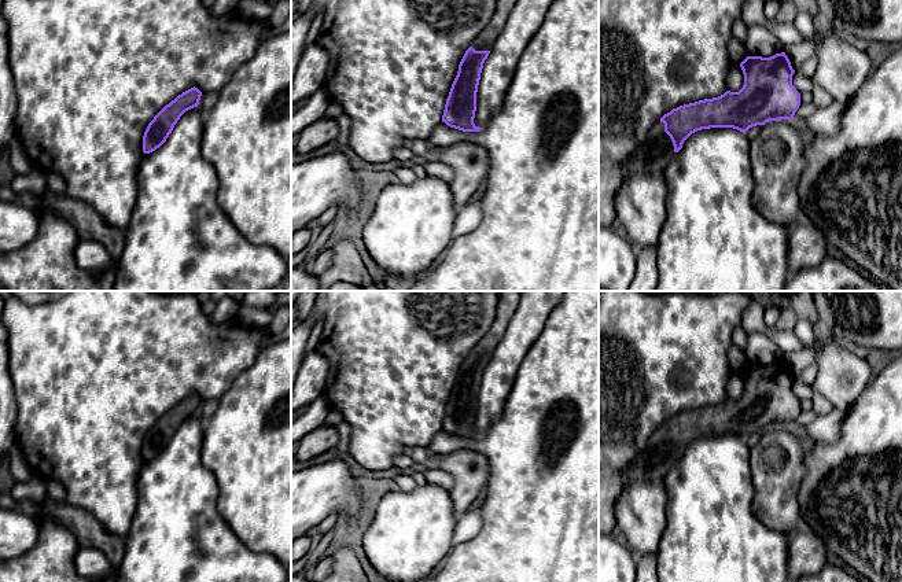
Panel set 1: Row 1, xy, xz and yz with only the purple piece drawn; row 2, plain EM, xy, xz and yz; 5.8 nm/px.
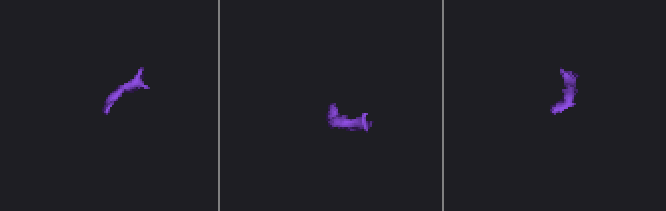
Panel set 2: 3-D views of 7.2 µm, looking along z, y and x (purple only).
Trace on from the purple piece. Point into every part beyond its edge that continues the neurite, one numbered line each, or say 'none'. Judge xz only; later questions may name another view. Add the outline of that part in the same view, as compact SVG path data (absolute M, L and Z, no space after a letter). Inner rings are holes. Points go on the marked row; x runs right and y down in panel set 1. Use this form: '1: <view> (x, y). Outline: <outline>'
1: xz (485, 41). Outline: M497 0L496 11L490 23L471 45L475 51L490 51L493 48L494 41L505 26L505 21L515 3L516 0Z

